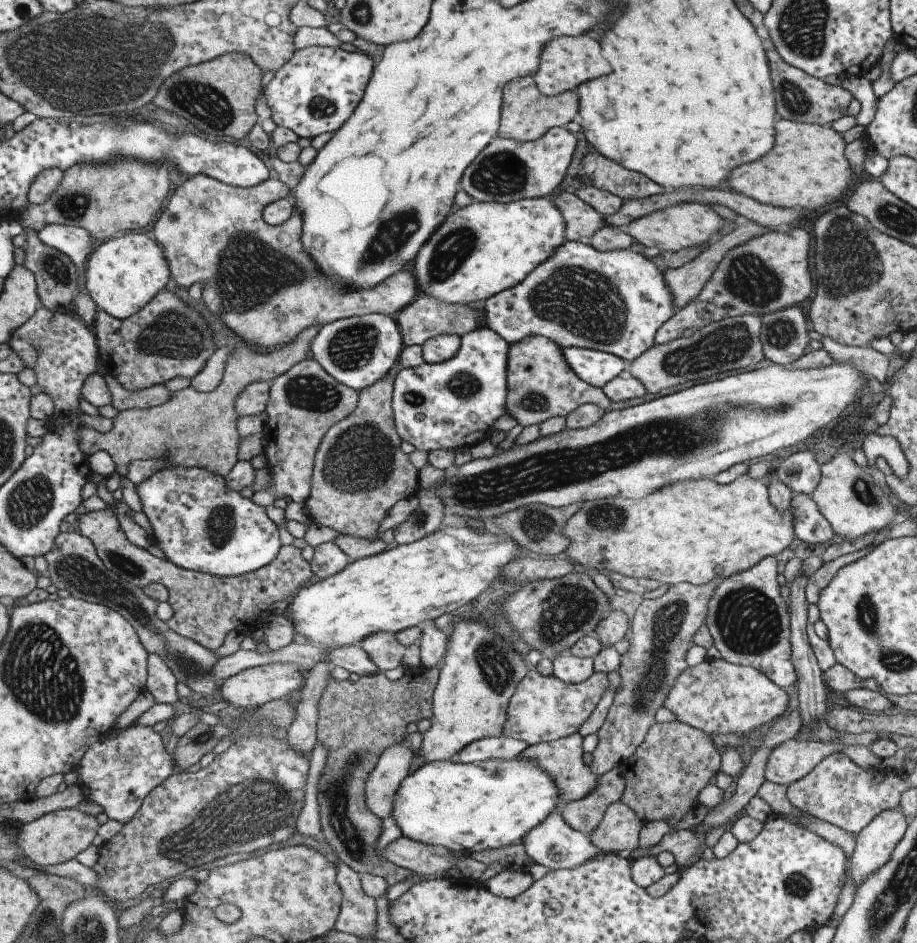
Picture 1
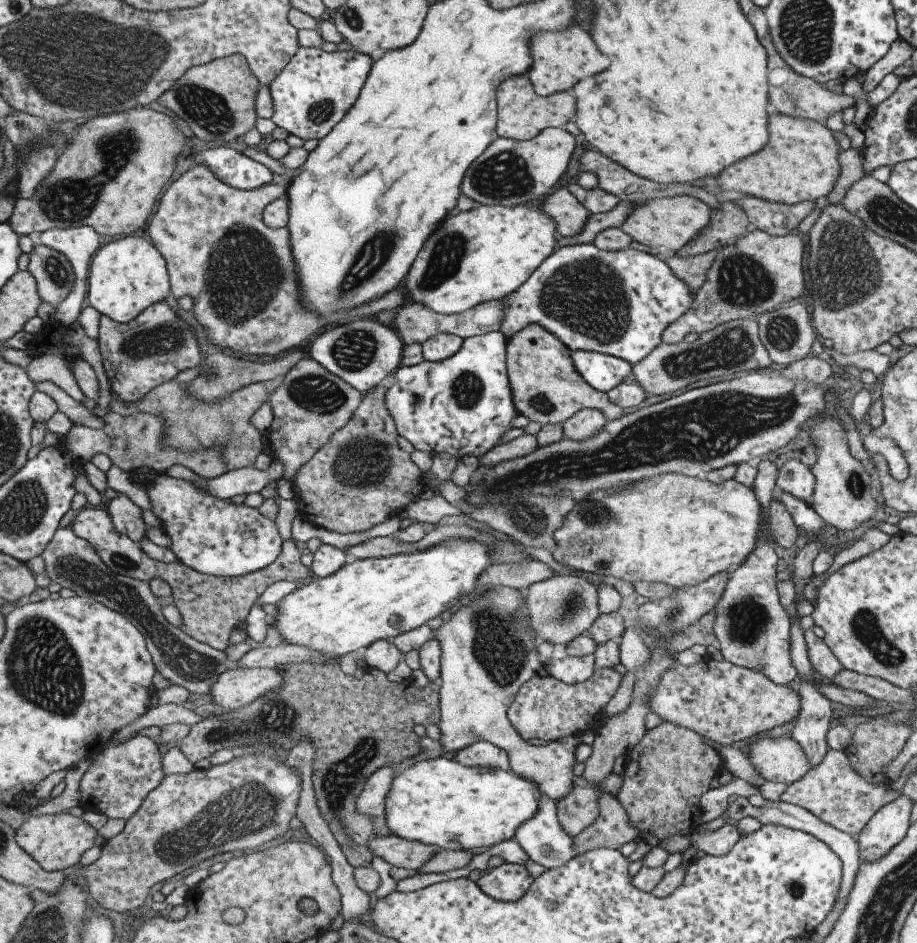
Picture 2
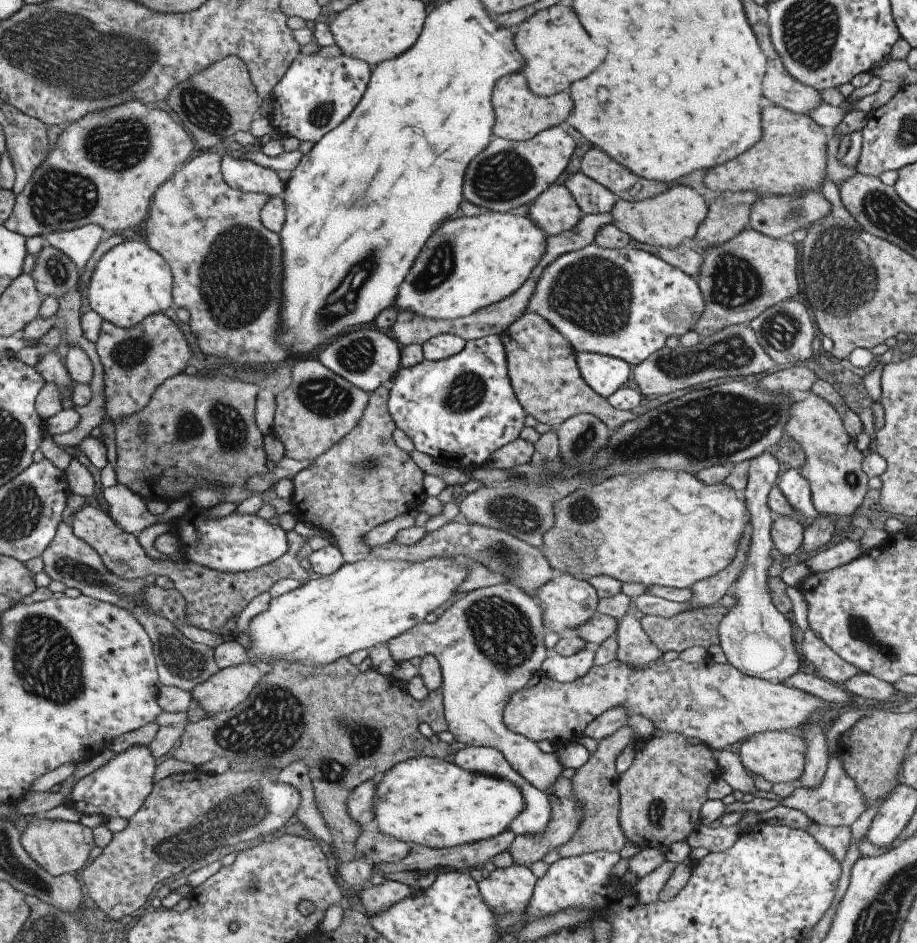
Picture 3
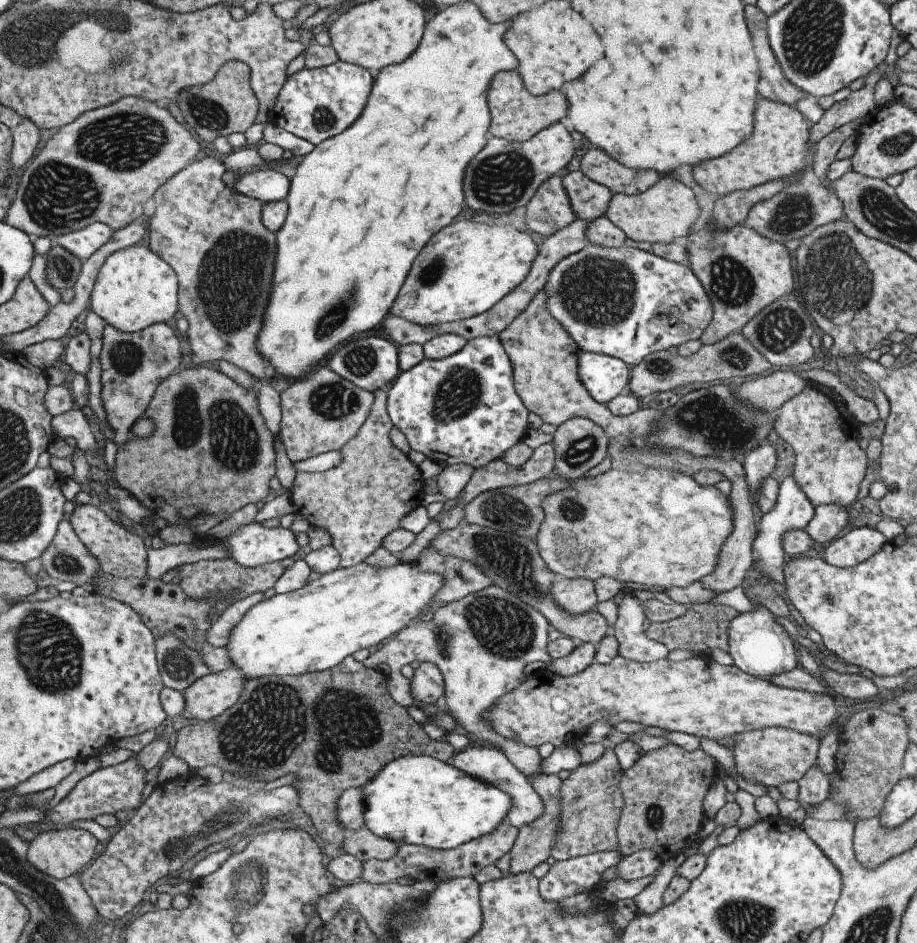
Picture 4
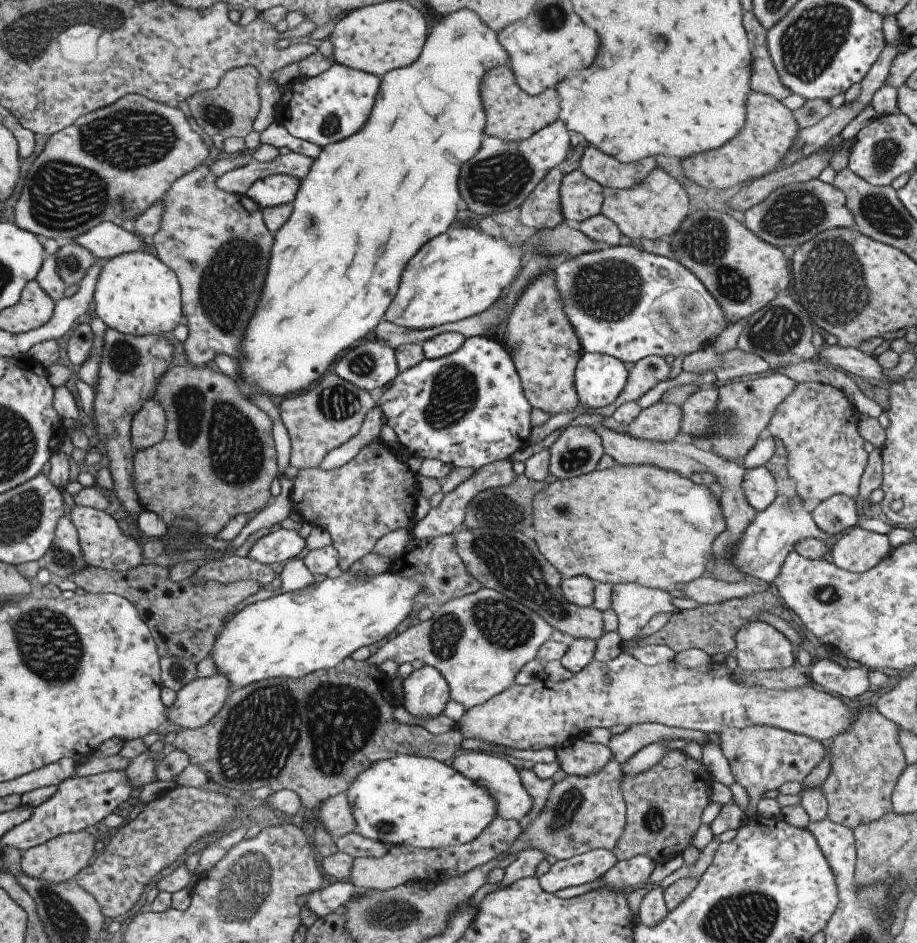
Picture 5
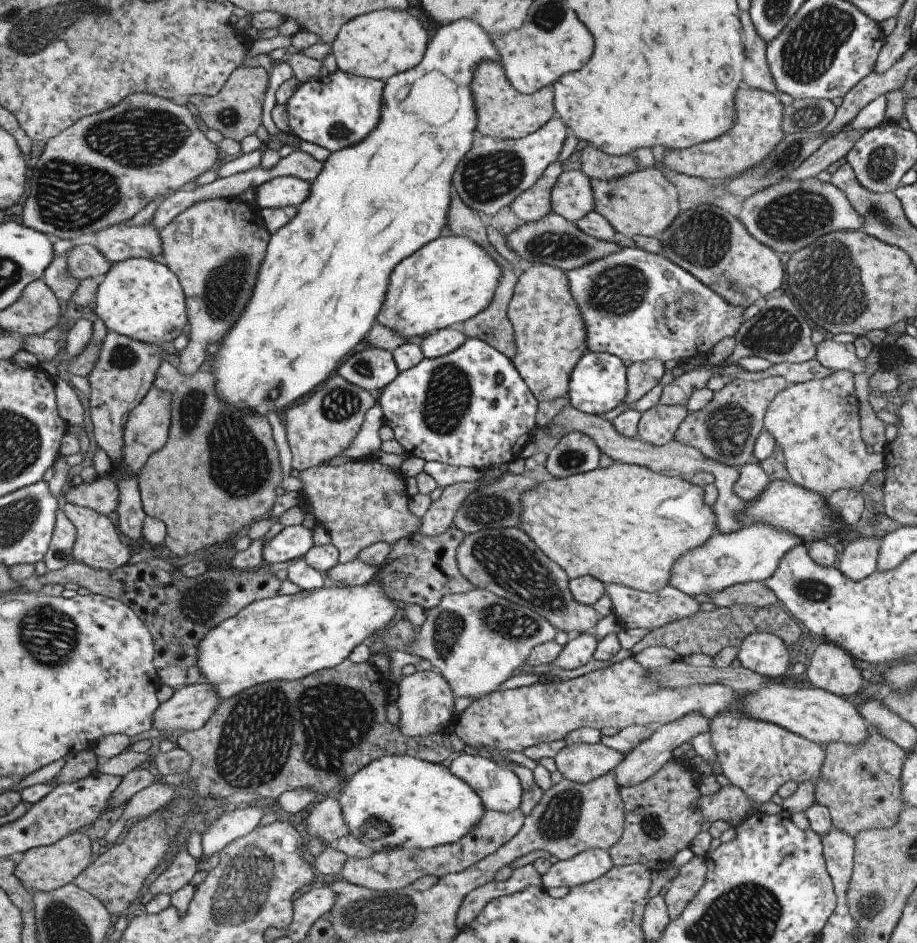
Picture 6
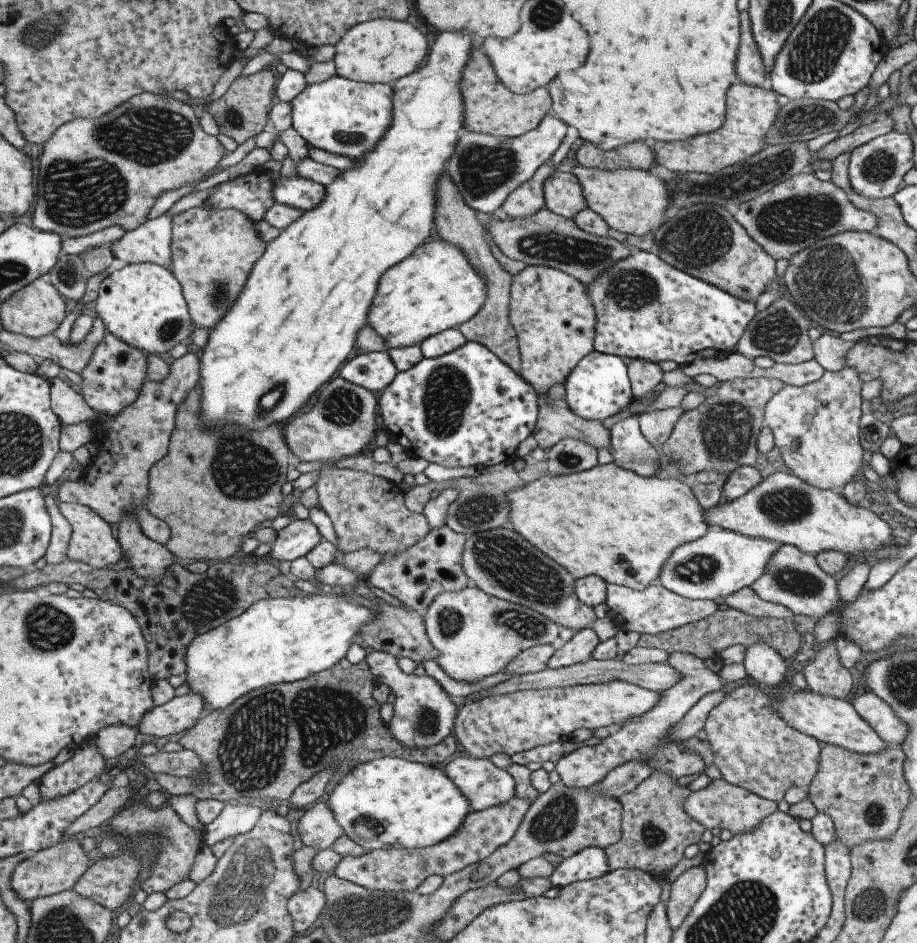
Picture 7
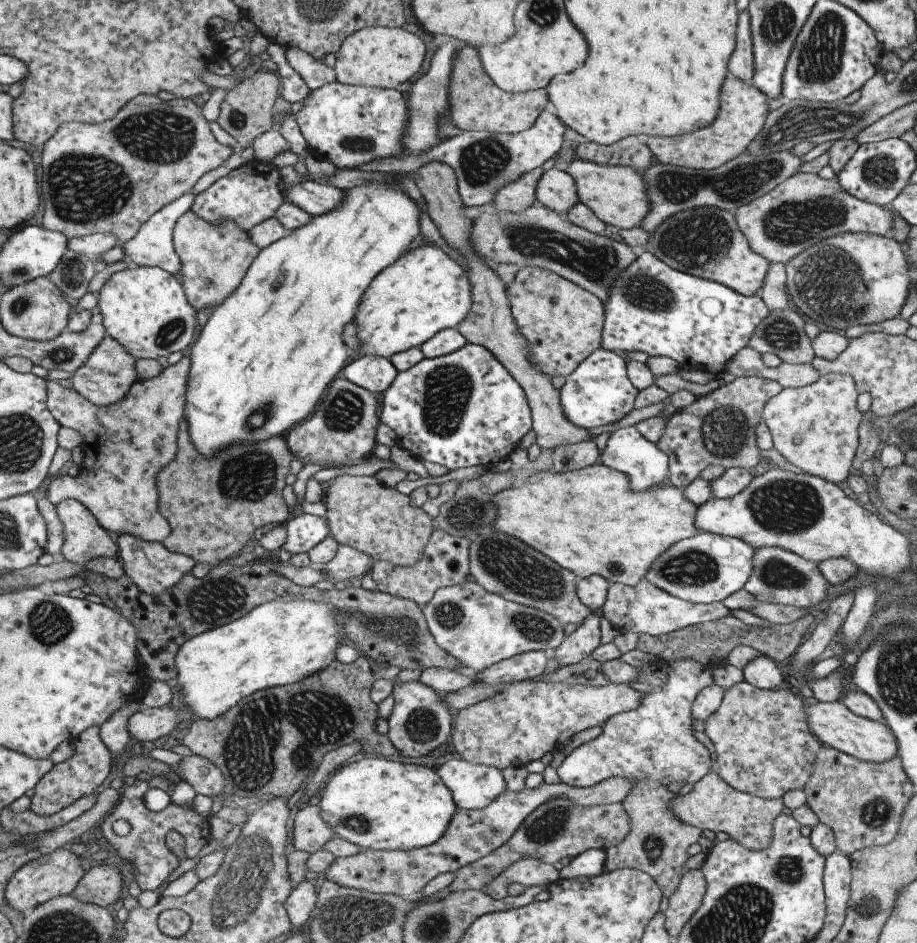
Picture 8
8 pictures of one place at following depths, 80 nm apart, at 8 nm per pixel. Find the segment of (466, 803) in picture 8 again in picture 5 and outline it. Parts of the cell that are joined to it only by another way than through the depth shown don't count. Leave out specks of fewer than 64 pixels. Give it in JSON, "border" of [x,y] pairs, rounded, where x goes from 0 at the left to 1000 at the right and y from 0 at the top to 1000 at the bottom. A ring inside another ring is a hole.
{"border":[[[508,796],[505,800],[501,800],[501,802],[496,802],[491,813],[520,834],[527,835],[531,842],[534,842],[534,845],[539,847],[539,858],[542,866],[566,871],[579,858],[579,844],[570,836],[565,819],[553,806],[540,802],[540,799]]]}

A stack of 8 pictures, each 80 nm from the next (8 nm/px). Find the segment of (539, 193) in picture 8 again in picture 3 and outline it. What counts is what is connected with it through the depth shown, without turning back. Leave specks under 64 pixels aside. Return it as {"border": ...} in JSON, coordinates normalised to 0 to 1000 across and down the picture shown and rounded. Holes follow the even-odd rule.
{"border":[[[634,181],[621,186],[615,196],[636,228],[664,226],[673,211],[666,203],[646,192]]]}

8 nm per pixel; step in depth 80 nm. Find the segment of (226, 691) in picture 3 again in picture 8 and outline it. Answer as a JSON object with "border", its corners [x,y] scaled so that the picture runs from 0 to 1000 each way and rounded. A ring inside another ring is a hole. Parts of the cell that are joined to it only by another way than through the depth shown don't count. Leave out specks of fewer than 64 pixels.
{"border":[[[185,749],[173,751],[153,751],[137,766],[137,775],[142,783],[147,783],[154,789],[172,789],[183,782],[198,765],[208,762],[205,754],[191,755]]]}

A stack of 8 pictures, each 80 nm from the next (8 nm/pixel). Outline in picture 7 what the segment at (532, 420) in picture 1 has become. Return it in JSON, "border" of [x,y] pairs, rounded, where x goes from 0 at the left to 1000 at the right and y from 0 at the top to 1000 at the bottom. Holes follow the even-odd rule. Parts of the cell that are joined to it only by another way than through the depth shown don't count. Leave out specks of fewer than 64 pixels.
{"border":[[[574,281],[558,293],[554,336],[563,354],[567,397],[586,417],[615,405],[629,383],[647,371],[649,330],[637,303],[624,293],[592,281]],[[743,432],[698,437],[694,443],[698,459],[701,460],[708,472],[718,476],[727,467],[728,460],[744,437]]]}

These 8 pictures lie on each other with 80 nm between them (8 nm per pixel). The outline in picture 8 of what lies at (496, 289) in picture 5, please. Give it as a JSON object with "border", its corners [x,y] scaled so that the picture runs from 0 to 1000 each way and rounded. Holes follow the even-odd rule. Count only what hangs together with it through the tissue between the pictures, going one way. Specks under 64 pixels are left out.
{"border":[[[473,260],[459,261],[459,263],[448,264],[444,269],[439,269],[433,278],[429,278],[426,282],[422,282],[420,286],[415,286],[407,297],[405,301],[398,305],[398,310],[394,312],[391,316],[391,322],[389,322],[389,329],[387,329],[383,344],[387,345],[387,356],[390,359],[390,366],[388,367],[388,373],[381,372],[381,380],[389,379],[418,379],[423,381],[427,375],[433,375],[444,371],[448,368],[458,368],[466,359],[469,359],[473,354],[477,354],[480,350],[489,349],[495,347],[508,333],[510,330],[510,324],[513,323],[513,301],[510,300],[510,295],[505,291],[503,284],[498,282],[494,276],[491,276],[480,264],[475,263]]]}

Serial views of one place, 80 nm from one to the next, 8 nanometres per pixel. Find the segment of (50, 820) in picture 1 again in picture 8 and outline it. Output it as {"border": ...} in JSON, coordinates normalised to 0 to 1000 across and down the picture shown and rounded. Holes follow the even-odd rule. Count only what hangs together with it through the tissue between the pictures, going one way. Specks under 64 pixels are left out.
{"border":[[[75,900],[47,902],[47,907],[22,920],[9,935],[5,950],[11,965],[27,970],[49,955],[77,948],[82,937],[88,933],[88,927],[91,923],[86,918],[86,912]]]}

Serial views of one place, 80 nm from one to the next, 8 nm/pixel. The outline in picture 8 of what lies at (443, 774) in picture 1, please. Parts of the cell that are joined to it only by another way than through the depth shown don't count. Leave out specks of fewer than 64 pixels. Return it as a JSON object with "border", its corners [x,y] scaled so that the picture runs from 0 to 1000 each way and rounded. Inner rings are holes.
{"border":[[[398,802],[389,808],[370,813],[361,820],[349,838],[345,852],[350,870],[371,890],[377,891],[394,900],[434,901],[459,899],[472,895],[486,879],[497,855],[491,839],[477,823],[473,812],[461,810],[441,810],[422,804],[405,804]]]}

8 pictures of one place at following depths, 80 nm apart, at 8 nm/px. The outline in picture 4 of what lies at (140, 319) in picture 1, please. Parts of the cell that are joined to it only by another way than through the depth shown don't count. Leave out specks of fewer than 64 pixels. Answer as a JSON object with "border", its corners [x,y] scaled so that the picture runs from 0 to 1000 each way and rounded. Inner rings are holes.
{"border":[[[169,343],[146,353],[135,353],[115,345],[111,350],[109,386],[109,425],[115,448],[122,458],[121,468],[133,474],[141,462],[142,452],[157,439],[170,409],[196,385],[193,356],[180,343]]]}

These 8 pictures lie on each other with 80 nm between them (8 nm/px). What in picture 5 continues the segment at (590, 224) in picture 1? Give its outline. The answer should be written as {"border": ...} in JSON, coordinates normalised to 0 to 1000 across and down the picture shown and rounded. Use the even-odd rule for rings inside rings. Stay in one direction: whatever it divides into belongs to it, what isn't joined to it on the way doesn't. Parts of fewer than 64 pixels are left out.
{"border":[[[609,177],[594,183],[590,193],[576,206],[565,218],[566,235],[575,242],[605,242],[612,234],[613,226],[609,223],[609,201],[613,185]]]}

